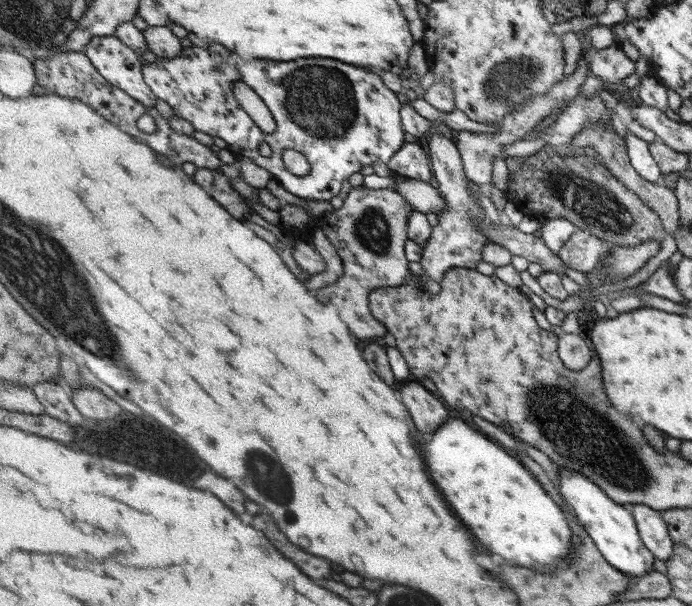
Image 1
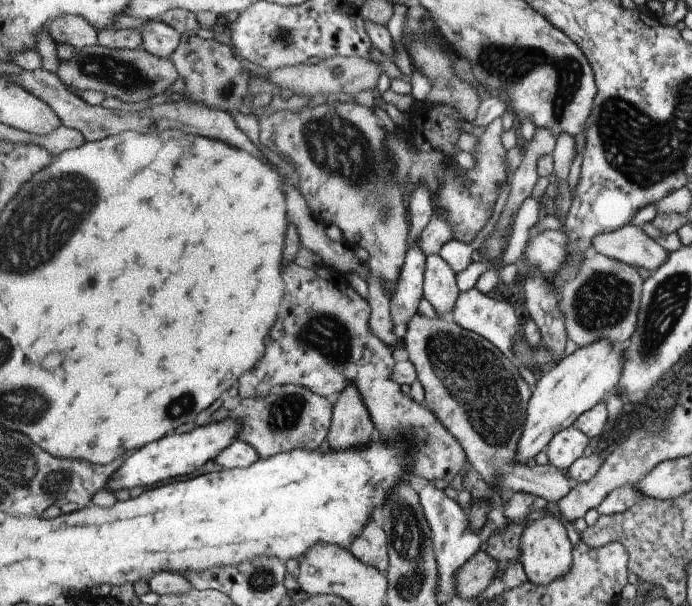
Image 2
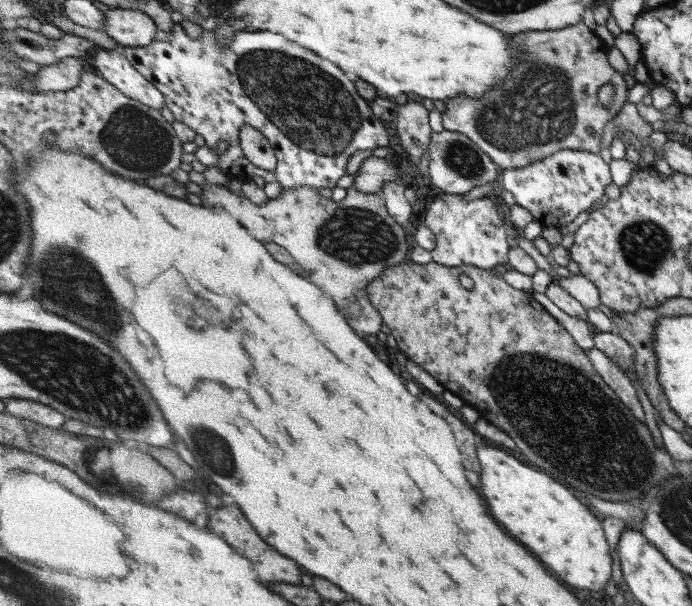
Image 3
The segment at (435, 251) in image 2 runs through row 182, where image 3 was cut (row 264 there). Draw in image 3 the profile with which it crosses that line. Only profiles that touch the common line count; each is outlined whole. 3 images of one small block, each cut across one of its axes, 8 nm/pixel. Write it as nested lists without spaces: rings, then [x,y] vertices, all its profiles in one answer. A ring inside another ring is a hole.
[[[443,194],[431,202],[423,226],[429,226],[437,234],[437,248],[433,250],[433,260],[443,266],[459,268],[469,264],[483,270],[503,270],[503,266],[511,262],[511,246],[507,244],[509,228],[501,218],[495,198],[491,196],[467,202],[463,196]]]

